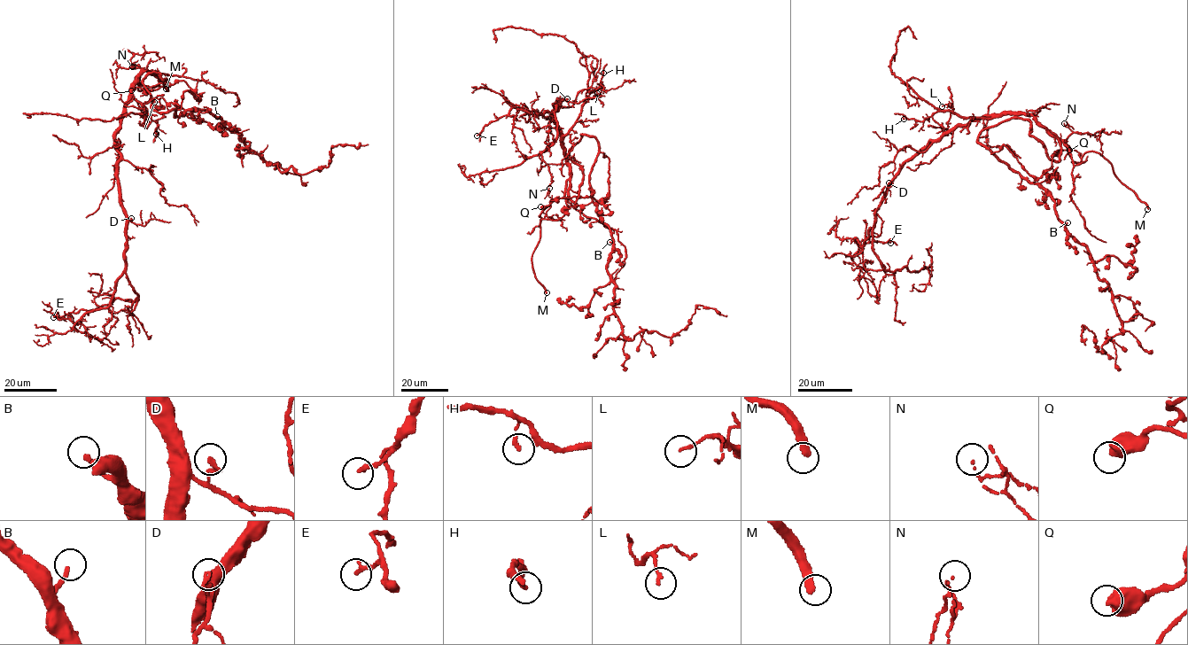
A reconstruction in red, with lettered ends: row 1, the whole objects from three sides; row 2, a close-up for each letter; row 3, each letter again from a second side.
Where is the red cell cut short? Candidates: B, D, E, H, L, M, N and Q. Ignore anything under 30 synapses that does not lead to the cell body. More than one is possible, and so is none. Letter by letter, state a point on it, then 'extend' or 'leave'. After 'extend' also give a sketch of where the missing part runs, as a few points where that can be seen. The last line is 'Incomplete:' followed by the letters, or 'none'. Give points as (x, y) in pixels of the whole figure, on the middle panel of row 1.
B: (609, 242) | extend | (609, 242), (594, 244), (590, 239), (597, 238)
D: (567, 98) | leave
E: (477, 135) | leave
H: (603, 73) | leave
L: (597, 93) | leave
M: (547, 292) | extend | (547, 292), (567, 308), (572, 326), (589, 340), (603, 359), (631, 367)
N: (549, 188) | leave
Q: (540, 206) | leave
Incomplete: B, M

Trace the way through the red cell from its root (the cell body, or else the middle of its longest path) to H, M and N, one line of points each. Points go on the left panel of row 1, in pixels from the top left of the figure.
H: (166, 79), (167, 89), (156, 74), (142, 71), (131, 92), (142, 110), (144, 110), (155, 121), (156, 134)
M: (166, 79), (167, 89), (151, 72), (159, 84), (141, 86), (135, 79), (138, 74), (140, 90), (166, 89)
N: (166, 79), (167, 89), (156, 74), (132, 66)

